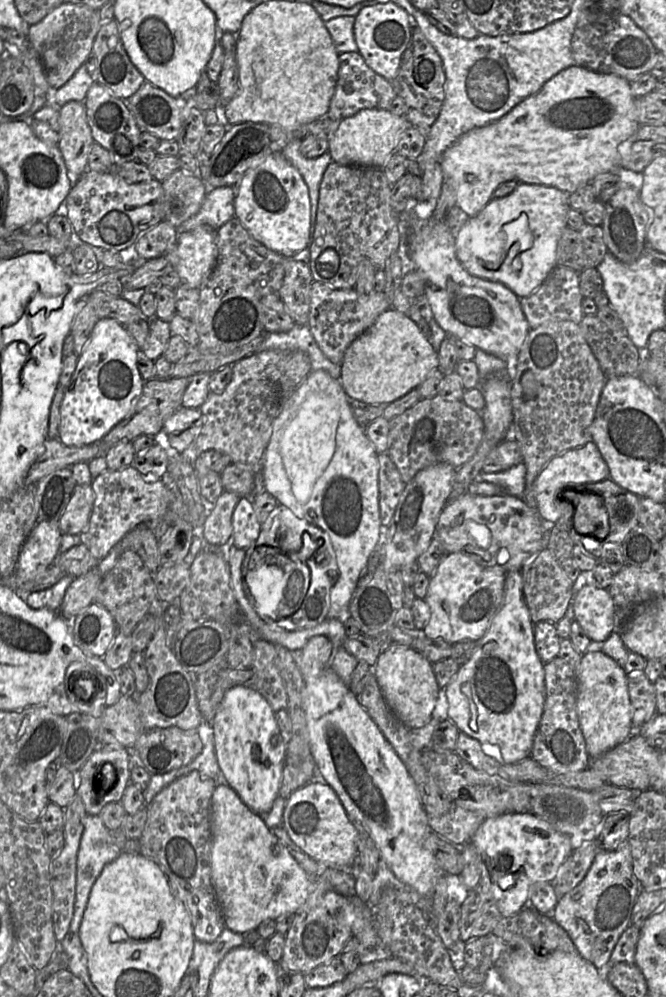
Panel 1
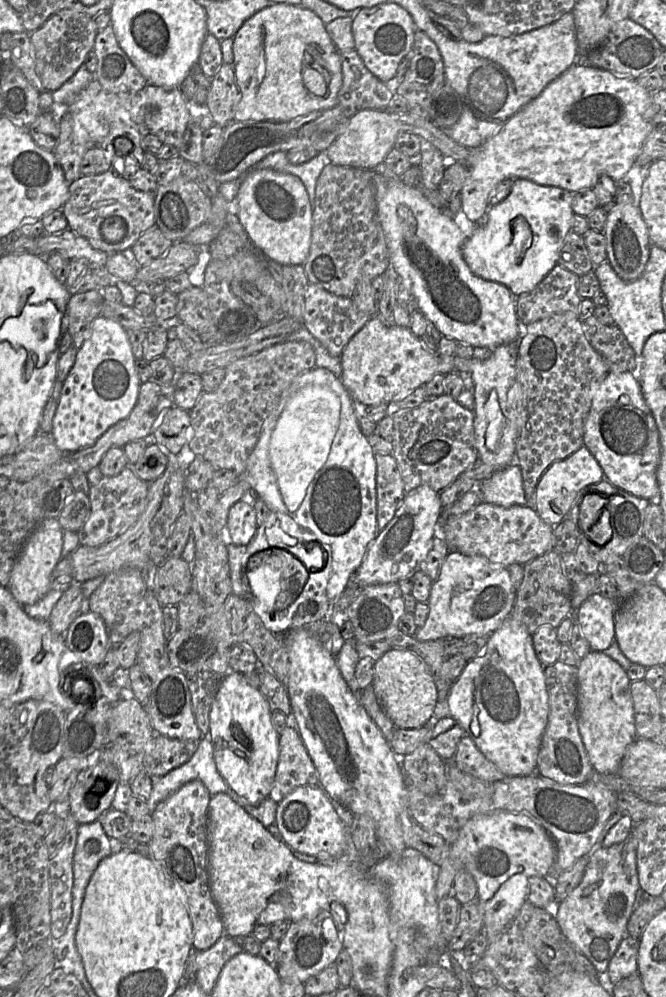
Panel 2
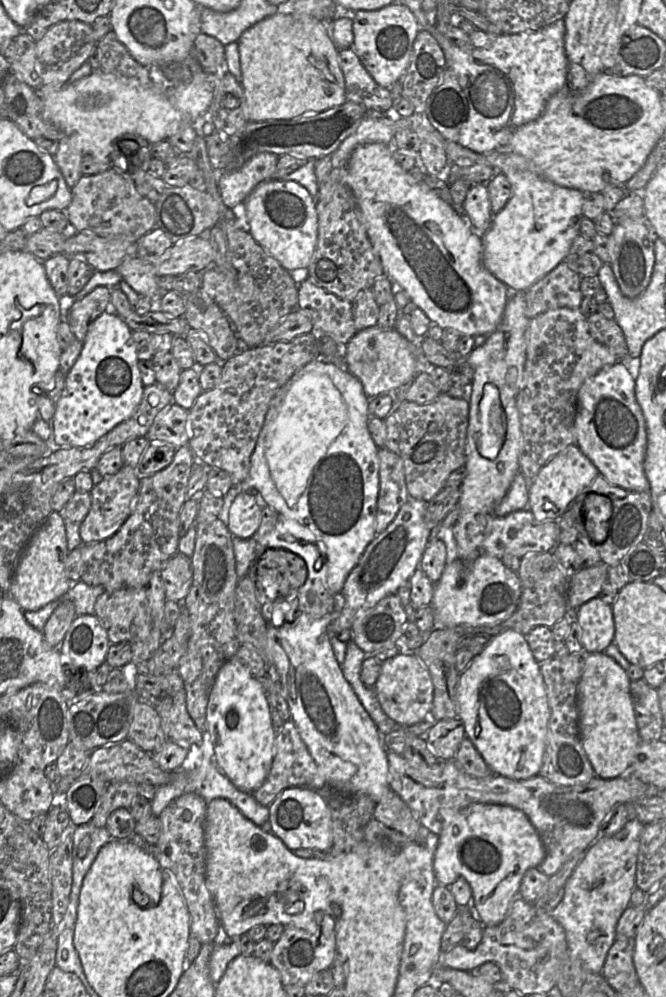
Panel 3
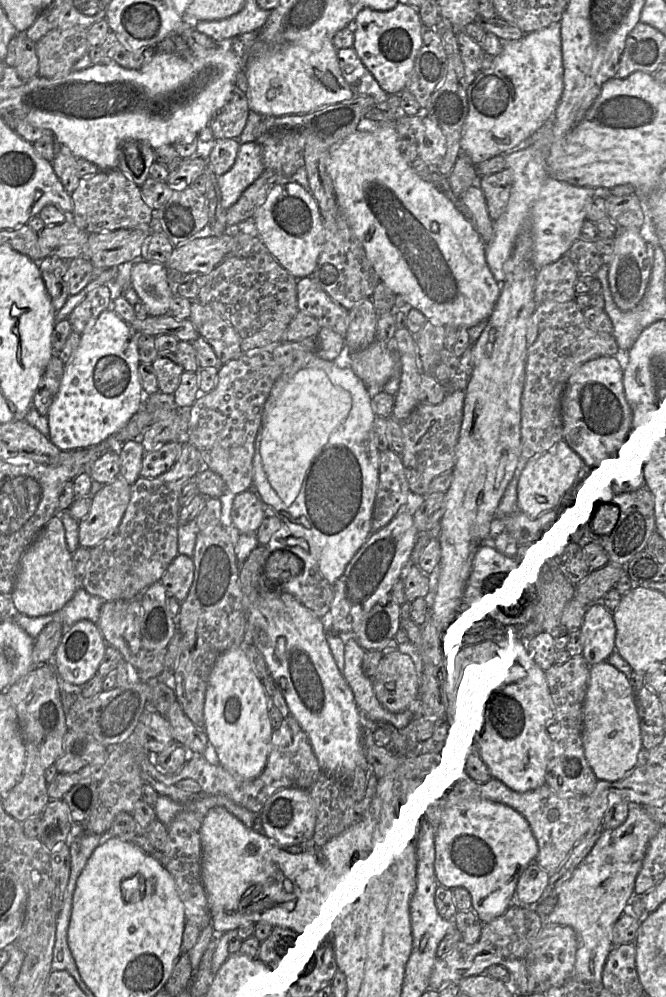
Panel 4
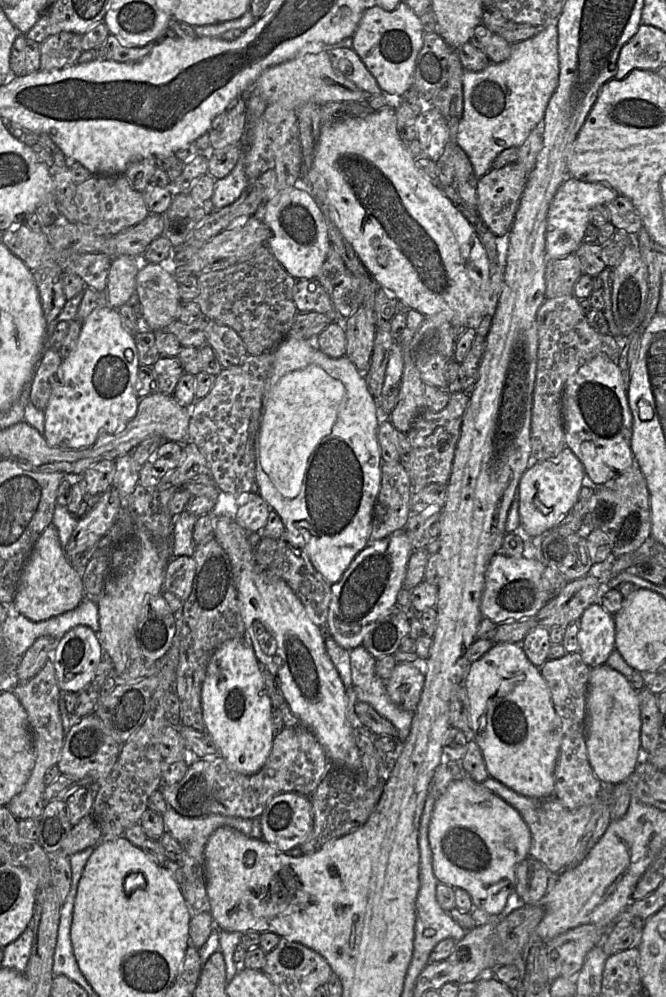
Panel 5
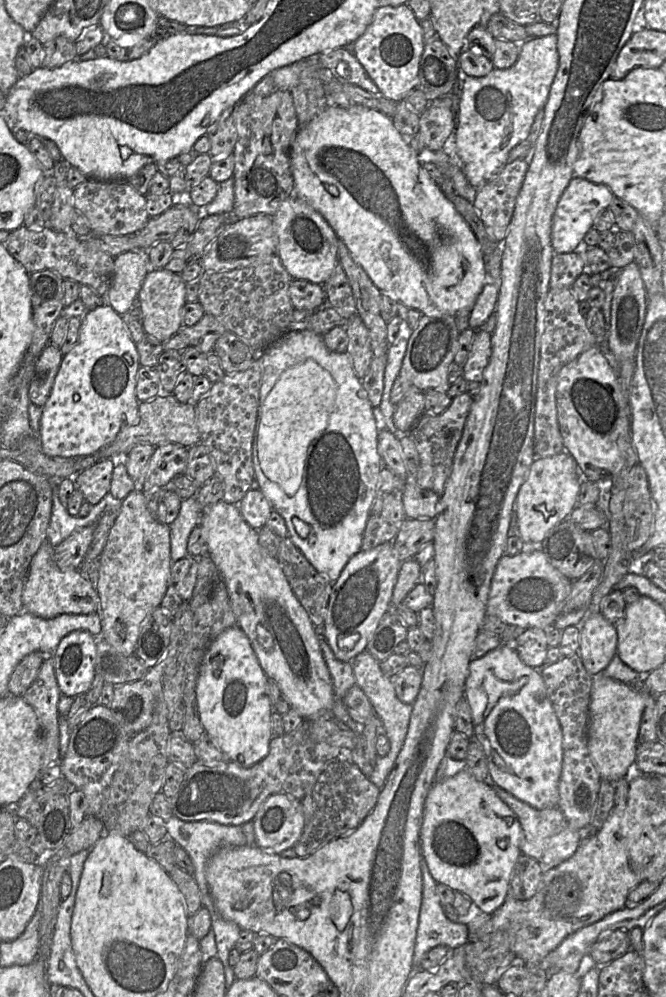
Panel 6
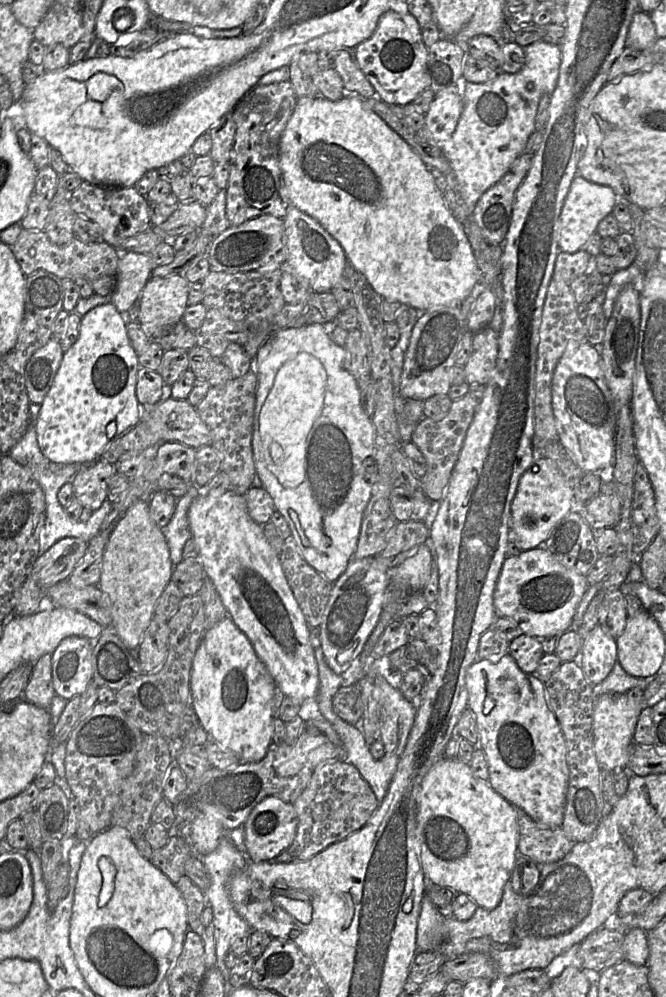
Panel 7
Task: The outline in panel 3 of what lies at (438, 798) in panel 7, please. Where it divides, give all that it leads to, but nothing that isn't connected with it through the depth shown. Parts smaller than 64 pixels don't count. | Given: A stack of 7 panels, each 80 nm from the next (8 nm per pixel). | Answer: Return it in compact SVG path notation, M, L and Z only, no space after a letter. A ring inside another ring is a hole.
M474 803L463 809L442 809L442 831L437 837L434 855L434 874L438 885L449 887L458 878L464 878L472 890L472 908L484 927L500 924L518 897L525 872L538 868L545 858L545 849L535 827L522 811L508 805Z

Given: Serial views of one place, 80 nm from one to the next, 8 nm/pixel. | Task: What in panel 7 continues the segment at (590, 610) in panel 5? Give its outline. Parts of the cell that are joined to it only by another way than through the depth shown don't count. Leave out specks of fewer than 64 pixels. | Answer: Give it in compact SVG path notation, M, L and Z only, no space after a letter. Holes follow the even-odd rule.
M597 625L583 640L579 652L579 664L586 680L592 685L601 683L616 662L616 639Z

